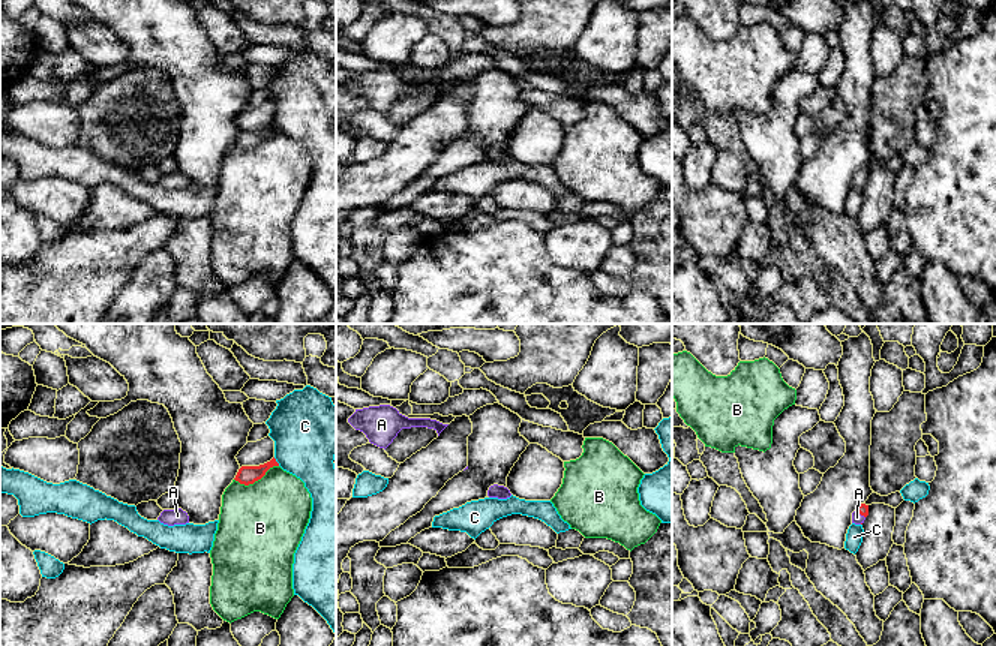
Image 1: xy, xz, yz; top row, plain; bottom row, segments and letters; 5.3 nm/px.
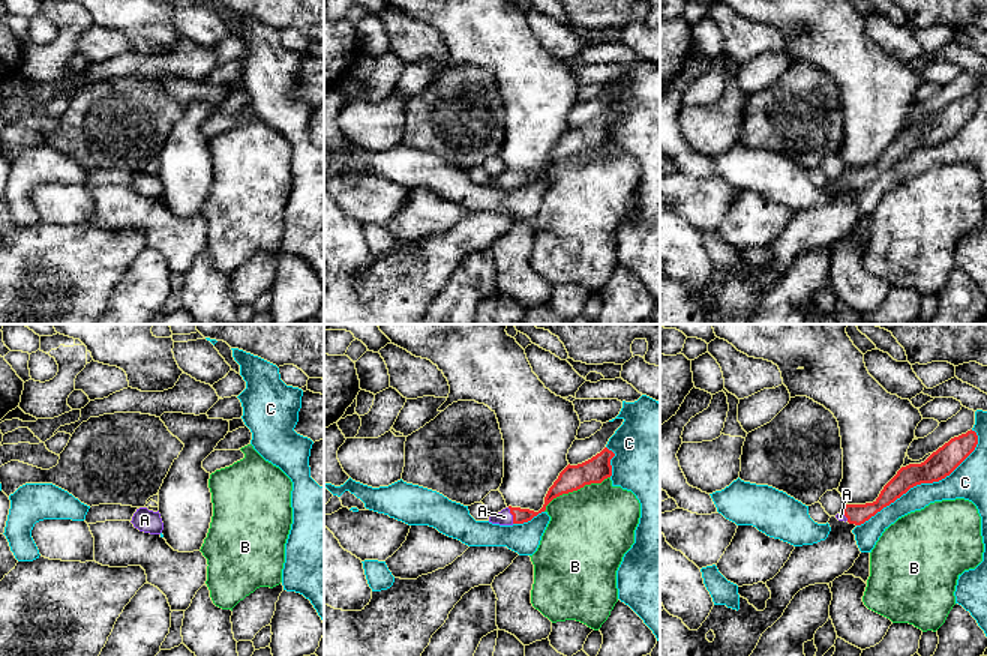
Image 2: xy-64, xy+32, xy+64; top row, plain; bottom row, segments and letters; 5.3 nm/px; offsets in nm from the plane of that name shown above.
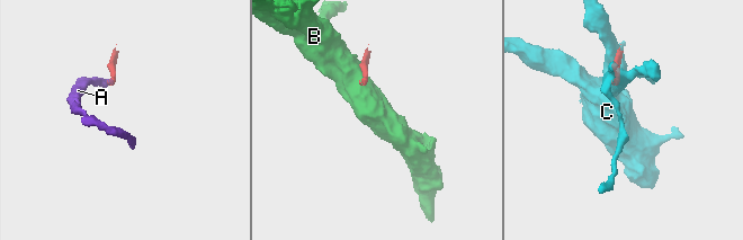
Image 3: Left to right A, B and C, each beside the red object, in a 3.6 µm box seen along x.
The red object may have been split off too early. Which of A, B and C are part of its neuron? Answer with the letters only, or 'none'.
A

